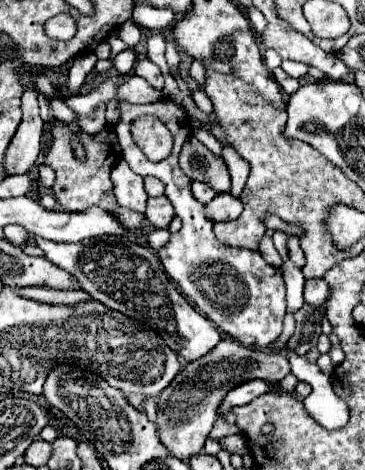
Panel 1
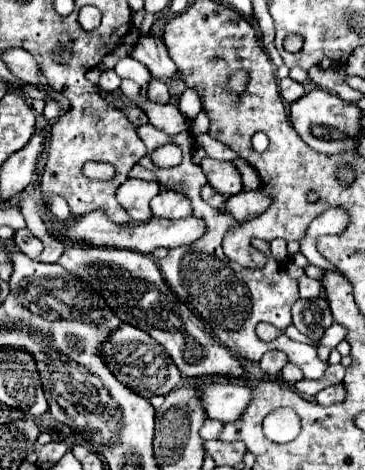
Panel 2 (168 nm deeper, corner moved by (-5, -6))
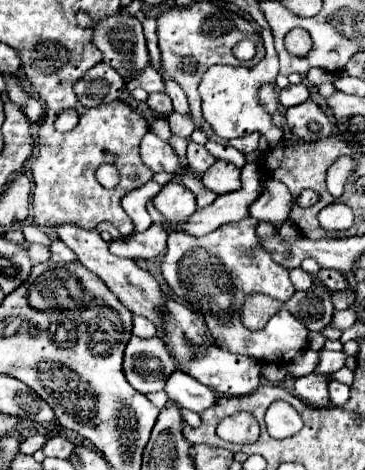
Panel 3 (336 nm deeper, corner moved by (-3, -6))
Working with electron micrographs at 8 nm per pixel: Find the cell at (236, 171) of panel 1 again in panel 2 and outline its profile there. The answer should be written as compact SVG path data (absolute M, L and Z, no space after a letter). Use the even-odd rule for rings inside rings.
M239 158L239 160L237 160L237 162L233 162L233 164L237 166L237 170L239 170L239 172L241 172L241 176L243 176L245 190L255 190L255 188L259 188L259 186L261 186L261 180L259 180L257 170L255 170L247 160Z

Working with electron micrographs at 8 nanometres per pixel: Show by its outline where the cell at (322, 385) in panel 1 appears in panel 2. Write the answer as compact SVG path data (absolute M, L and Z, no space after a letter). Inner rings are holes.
M153 124L139 126L137 134L143 140L143 144L147 146L147 154L139 160L139 164L153 170L159 176L159 184L163 188L185 194L193 204L193 214L195 216L205 216L205 222L209 224L209 232L201 240L197 240L189 246L173 248L173 250L169 250L169 254L165 258L159 260L161 274L163 274L165 282L171 286L171 290L183 302L187 302L213 328L213 332L217 334L217 338L223 346L231 346L229 350L233 354L237 354L241 358L247 358L247 360L253 360L253 362L259 362L265 352L281 350L281 352L287 354L289 362L297 364L303 370L305 378L311 378L311 380L321 378L327 364L317 358L317 350L313 346L299 344L299 342L291 340L285 334L279 334L273 342L263 342L255 334L255 326L259 322L269 322L279 330L285 330L287 326L291 326L291 306L299 298L297 280L293 280L287 274L285 266L273 258L273 254L269 250L269 242L265 242L265 240L253 240L253 246L267 256L267 264L261 270L243 268L243 266L231 262L223 254L223 248L221 248L223 238L225 238L227 230L239 226L239 222L229 214L219 214L215 208L211 208L209 204L205 204L201 200L199 192L205 186L207 178L205 178L203 170L197 164L193 164L193 160L191 160L191 148L193 148L193 142L195 142L193 136L189 132L183 132L183 134L177 134L177 136L167 136L165 132L157 130ZM163 144L177 144L183 150L183 162L179 166L157 168L151 162L151 152L155 148L163 146Z

